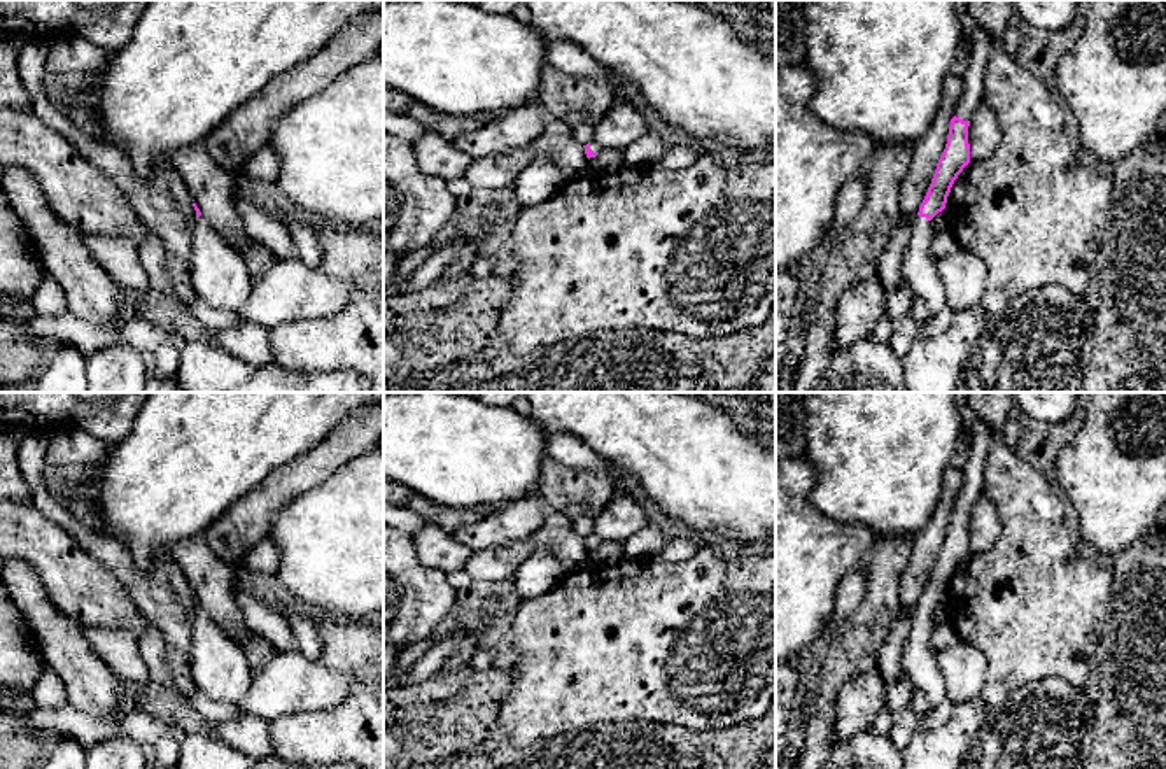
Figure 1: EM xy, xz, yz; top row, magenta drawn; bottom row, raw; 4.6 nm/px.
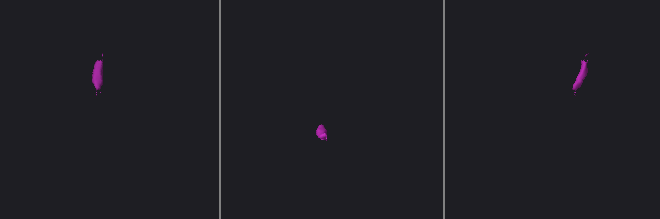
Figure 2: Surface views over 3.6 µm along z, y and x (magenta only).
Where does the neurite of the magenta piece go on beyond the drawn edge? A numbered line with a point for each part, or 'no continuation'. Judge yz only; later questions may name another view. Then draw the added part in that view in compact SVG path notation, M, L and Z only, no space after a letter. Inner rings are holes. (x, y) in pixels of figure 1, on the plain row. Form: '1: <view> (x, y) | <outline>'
1: yz (974, 466) | M977 419L972 429L970 452L963 464L965 483L954 501L954 508L963 513L970 513L973 503L984 494L984 471L991 441L991 429Z
2: yz (920, 666) | M916 610L914 624L902 652L902 674L910 681L916 692L923 692L930 709L947 699L944 676L937 664L931 611Z

